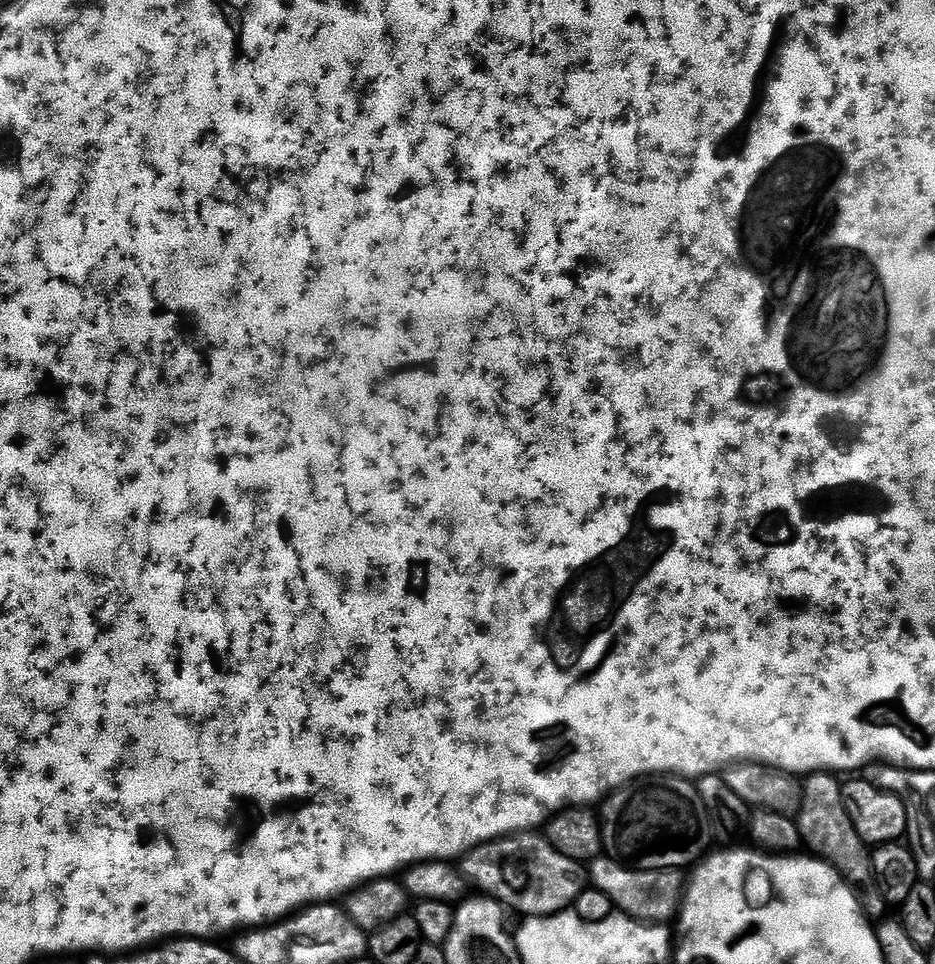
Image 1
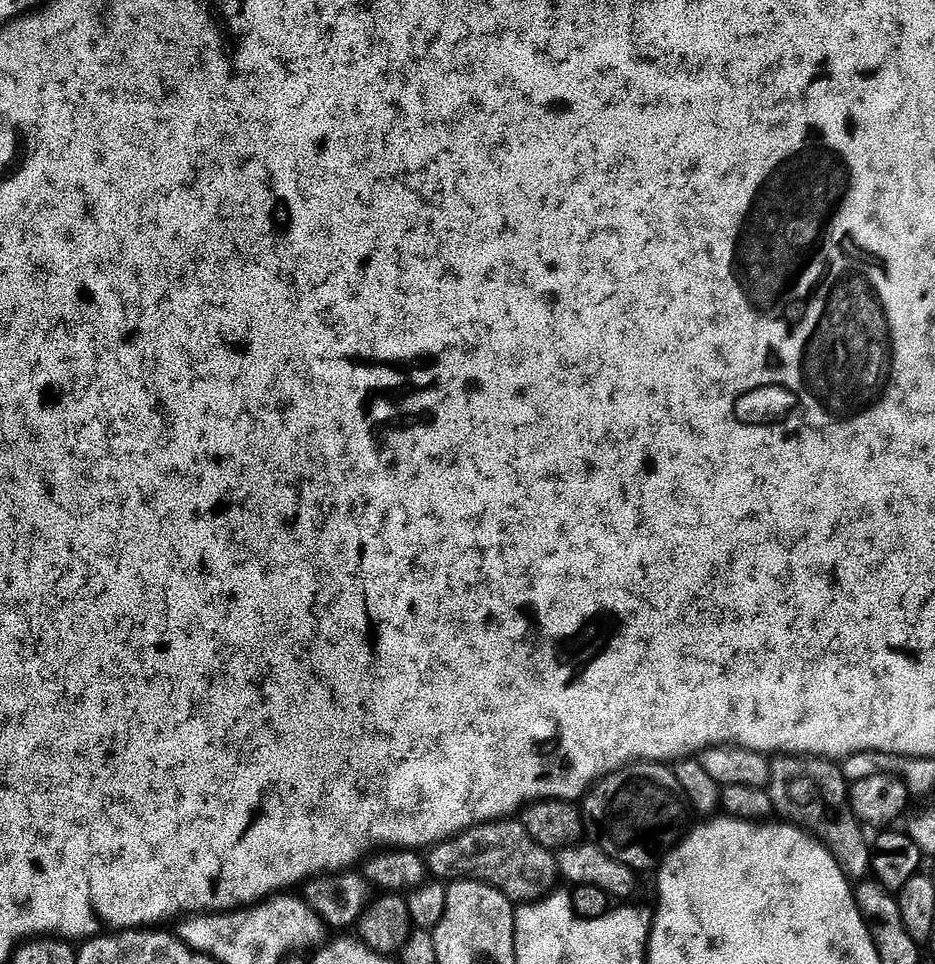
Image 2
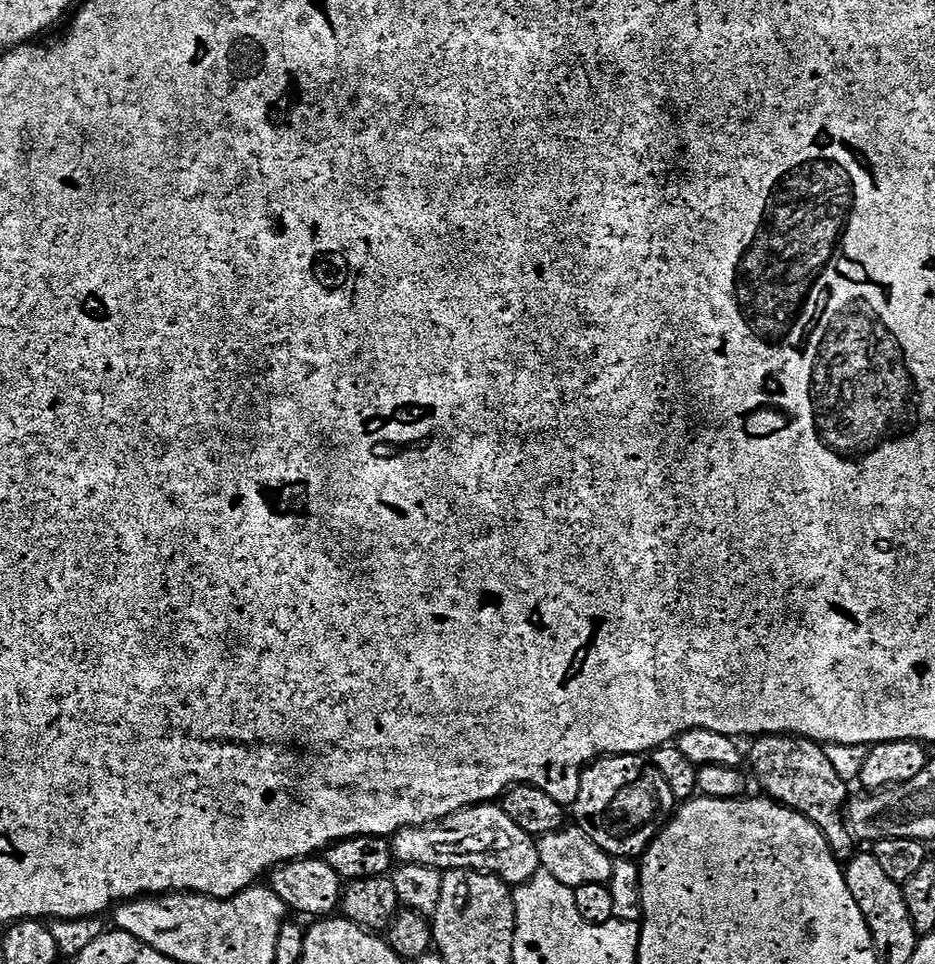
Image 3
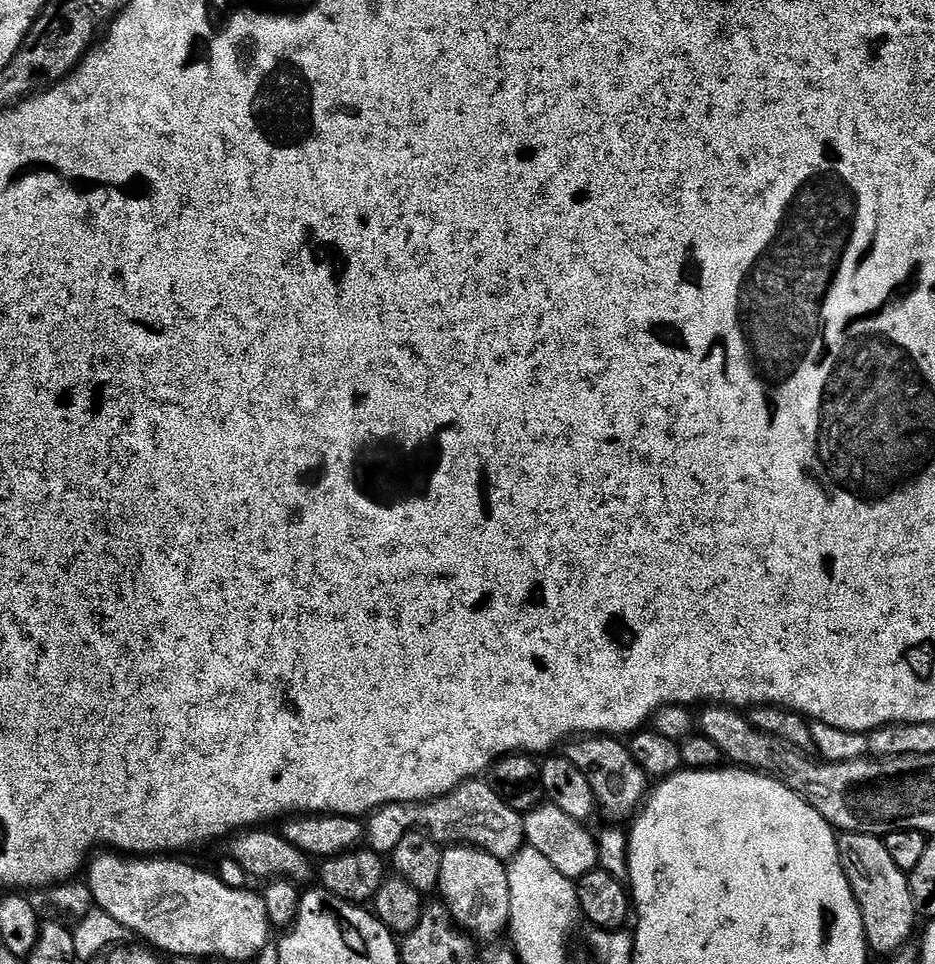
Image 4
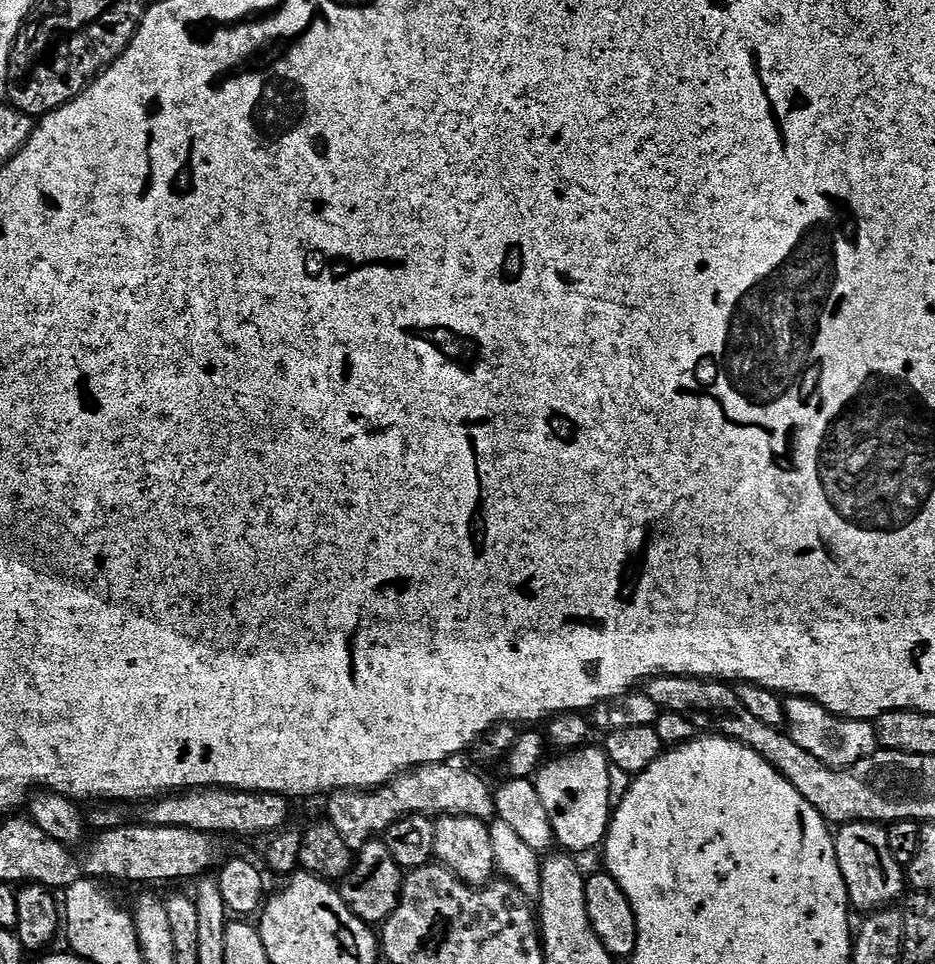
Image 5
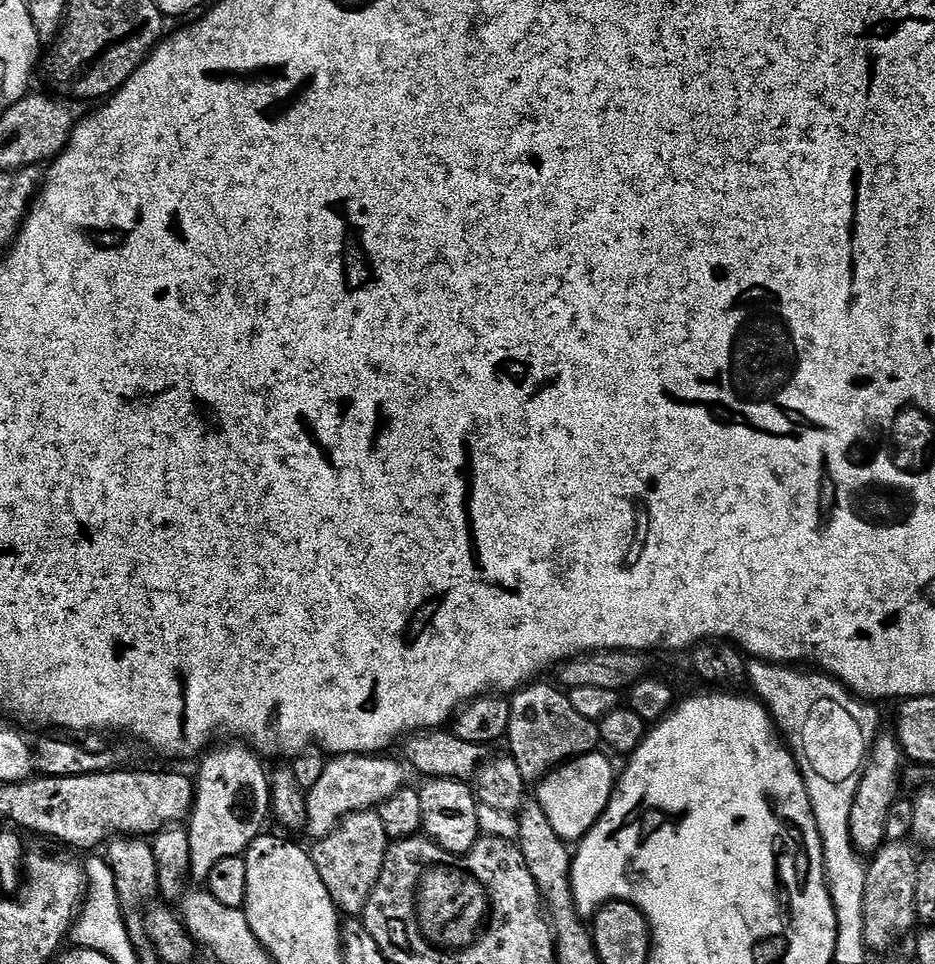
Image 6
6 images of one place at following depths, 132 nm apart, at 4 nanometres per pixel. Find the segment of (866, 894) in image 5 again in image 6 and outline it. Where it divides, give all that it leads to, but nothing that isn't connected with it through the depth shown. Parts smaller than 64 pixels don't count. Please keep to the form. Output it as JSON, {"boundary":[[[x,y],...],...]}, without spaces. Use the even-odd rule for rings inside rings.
{"boundary":[[[877,735],[872,742],[871,750],[868,752],[868,758],[864,762],[864,770],[858,782],[858,790],[854,794],[854,802],[850,806],[850,838],[857,852],[861,854],[875,854],[879,848],[884,847],[886,843],[884,839],[886,834],[886,814],[890,814],[890,806],[898,798],[896,790],[900,782],[900,776],[902,780],[902,769],[905,767],[905,764],[906,757],[904,751],[900,748],[899,742],[896,741],[895,735]]]}

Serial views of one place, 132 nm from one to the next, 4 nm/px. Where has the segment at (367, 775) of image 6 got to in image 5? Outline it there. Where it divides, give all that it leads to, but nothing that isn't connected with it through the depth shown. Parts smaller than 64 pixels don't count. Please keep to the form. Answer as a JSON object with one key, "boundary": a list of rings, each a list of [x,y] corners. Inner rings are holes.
{"boundary":[[[455,763],[423,764],[421,768],[414,768],[411,772],[403,772],[389,784],[381,788],[371,790],[349,790],[346,792],[334,792],[327,797],[328,816],[327,823],[338,830],[340,837],[353,850],[364,848],[371,840],[383,837],[390,826],[399,820],[401,816],[413,816],[415,812],[423,816],[439,818],[441,816],[469,816],[475,820],[491,821],[496,816],[496,798],[493,789],[488,789],[488,784],[476,772],[468,768],[455,768]]]}

